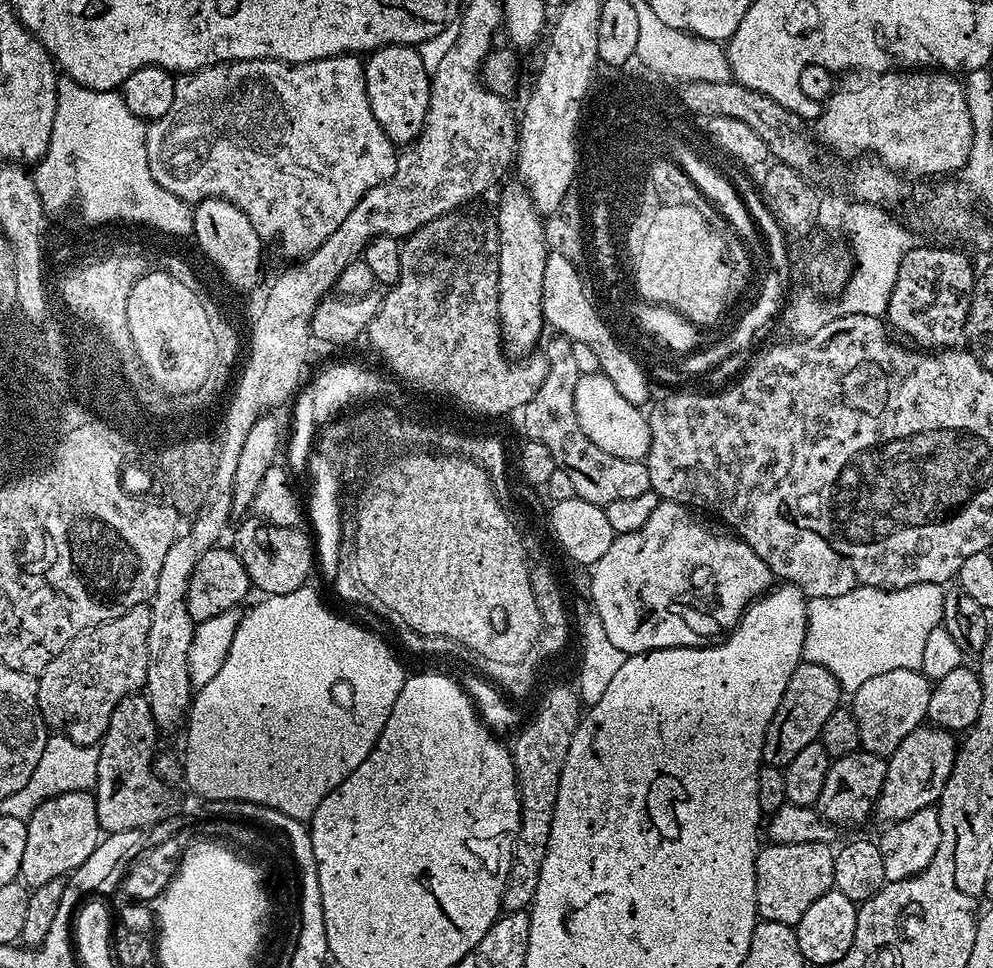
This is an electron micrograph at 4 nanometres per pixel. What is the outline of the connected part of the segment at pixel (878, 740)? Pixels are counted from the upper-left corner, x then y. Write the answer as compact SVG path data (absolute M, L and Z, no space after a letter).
M890 670L886 674L874 674L874 678L870 678L870 682L862 682L862 686L858 686L858 690L851 693L850 696L850 700L852 700L850 701L850 707L854 718L858 722L858 738L860 739L861 749L885 758L894 754L894 750L897 750L902 740L911 731L927 721L932 686L933 681L929 680L919 670Z

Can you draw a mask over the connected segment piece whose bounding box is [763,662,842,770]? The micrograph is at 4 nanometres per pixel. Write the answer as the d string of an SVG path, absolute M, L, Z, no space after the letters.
M800 663L790 678L790 686L786 686L786 694L782 694L782 702L766 730L764 739L765 765L785 769L790 762L794 762L795 756L806 746L817 743L820 739L820 731L826 718L834 714L834 710L841 707L842 689L840 684L821 664Z

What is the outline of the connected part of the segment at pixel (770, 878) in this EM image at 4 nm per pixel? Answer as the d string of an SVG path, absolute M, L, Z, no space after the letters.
M798 842L797 844L773 844L761 847L756 853L756 914L760 920L782 922L796 925L810 910L811 904L818 902L822 894L833 891L834 862L836 861L833 849L827 844L814 842Z

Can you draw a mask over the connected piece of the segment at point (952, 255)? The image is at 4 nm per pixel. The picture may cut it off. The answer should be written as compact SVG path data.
M913 246L898 266L894 290L890 294L886 320L891 331L901 332L905 341L913 340L908 342L928 350L953 347L952 336L960 338L964 334L973 283L974 268L972 272L971 262L962 253L952 248Z

